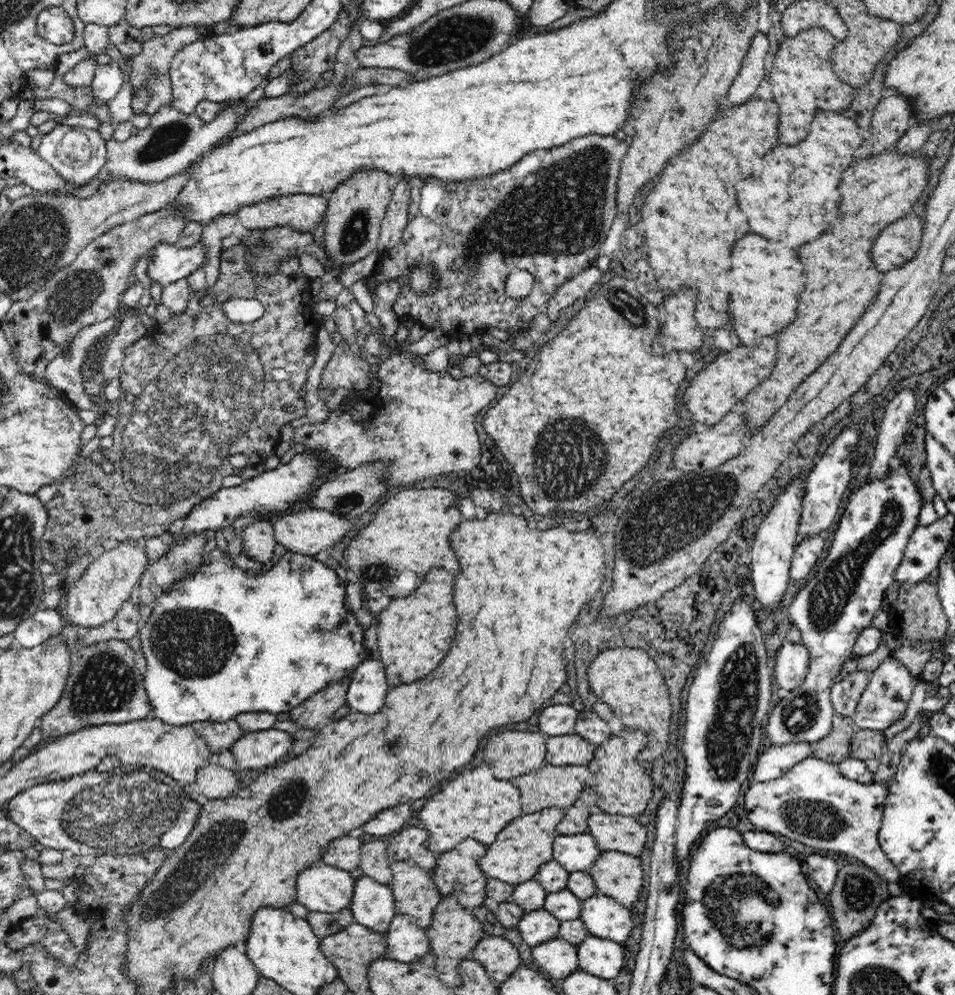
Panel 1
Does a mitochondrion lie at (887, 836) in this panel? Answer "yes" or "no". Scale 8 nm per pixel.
no

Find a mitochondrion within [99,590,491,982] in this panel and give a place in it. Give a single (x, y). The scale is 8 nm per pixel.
(188, 878)

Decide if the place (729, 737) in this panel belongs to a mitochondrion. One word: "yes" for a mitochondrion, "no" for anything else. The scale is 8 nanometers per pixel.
yes

